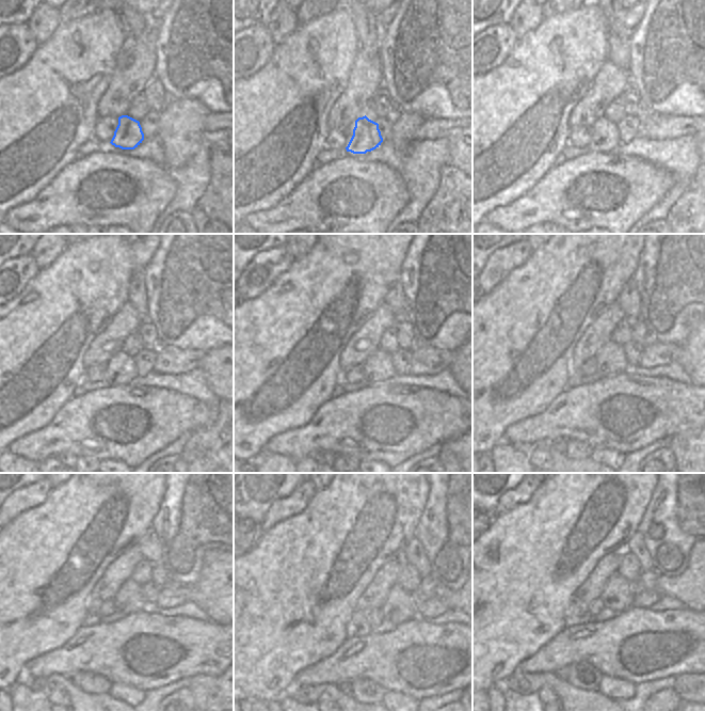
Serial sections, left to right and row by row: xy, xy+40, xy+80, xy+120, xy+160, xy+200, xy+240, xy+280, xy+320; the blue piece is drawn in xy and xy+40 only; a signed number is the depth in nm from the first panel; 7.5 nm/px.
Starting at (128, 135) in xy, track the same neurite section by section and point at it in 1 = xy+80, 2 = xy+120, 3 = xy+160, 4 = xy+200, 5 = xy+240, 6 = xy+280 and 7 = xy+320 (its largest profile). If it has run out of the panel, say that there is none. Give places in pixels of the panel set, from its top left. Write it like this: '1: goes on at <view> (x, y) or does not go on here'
1: goes on at xy+80 (605, 137)
2: goes on at xy+120 (124, 368)
3: goes on at xy+160 (369, 363)
4: goes on at xy+200 (610, 360)
5: goes on at xy+240 (130, 599)
6: goes on at xy+280 (375, 596)
7: goes on at xy+320 (618, 595)

